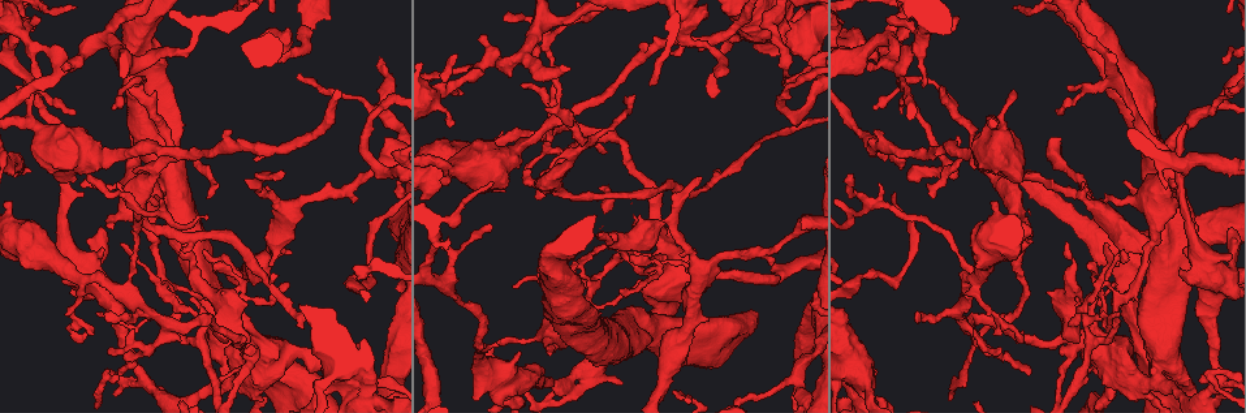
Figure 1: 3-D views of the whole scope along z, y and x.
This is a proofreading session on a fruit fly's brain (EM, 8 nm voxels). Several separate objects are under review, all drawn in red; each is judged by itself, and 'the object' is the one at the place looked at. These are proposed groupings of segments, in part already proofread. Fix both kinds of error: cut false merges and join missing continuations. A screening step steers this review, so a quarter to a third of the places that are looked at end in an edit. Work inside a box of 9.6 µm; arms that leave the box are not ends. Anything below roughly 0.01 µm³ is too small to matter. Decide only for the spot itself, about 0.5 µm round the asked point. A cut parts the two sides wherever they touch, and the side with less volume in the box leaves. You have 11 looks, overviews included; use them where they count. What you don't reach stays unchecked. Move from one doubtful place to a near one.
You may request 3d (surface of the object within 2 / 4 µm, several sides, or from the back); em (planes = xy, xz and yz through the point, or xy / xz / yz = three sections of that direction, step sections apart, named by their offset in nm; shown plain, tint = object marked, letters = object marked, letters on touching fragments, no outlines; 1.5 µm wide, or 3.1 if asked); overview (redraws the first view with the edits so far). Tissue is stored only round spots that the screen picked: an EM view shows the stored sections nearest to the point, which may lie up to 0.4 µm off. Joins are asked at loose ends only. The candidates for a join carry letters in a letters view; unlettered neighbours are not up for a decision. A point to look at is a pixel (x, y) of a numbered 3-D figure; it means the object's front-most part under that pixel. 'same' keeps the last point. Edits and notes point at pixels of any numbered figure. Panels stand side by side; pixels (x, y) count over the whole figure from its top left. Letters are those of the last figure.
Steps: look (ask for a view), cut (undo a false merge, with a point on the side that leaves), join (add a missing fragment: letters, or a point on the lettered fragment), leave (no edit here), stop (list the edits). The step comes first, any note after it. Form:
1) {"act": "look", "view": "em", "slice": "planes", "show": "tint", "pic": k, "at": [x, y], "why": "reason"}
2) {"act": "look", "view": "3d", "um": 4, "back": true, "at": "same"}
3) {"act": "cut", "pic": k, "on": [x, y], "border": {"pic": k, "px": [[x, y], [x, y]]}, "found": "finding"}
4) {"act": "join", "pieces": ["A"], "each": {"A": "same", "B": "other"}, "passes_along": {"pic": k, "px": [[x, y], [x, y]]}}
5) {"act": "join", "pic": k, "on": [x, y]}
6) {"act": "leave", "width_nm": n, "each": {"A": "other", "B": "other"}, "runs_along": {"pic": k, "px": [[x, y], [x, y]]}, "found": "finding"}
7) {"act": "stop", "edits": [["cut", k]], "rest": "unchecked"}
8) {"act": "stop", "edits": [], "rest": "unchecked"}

{"act": "look", "view": "em", "slice": "yz", "step": 8, "show": "tint", "pic": 1, "at": [658, 264], "why": "closes a loop"}

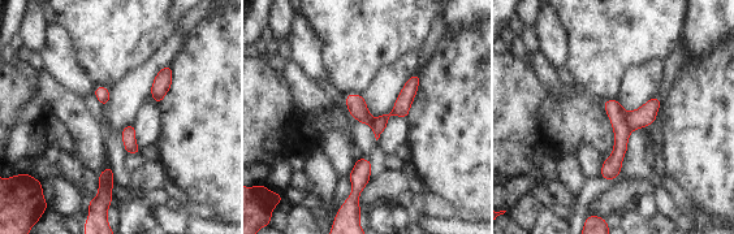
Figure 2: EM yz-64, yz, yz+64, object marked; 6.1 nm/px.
{"act": "look", "view": "em", "slice": "planes", "show": "tint", "at": "same"}

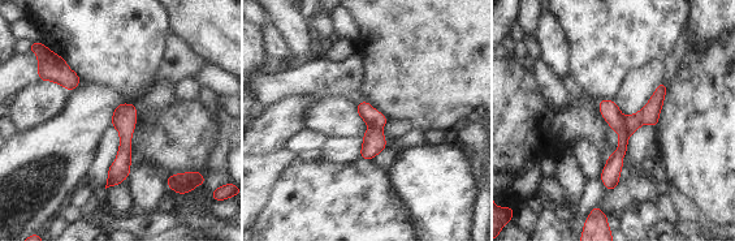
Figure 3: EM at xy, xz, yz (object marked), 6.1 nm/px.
{"act": "look", "view": "em", "slice": "planes", "show": "letters", "at": "same"}

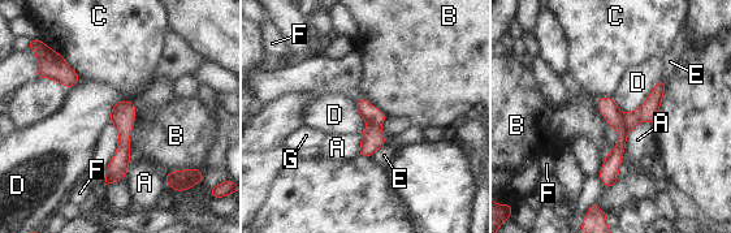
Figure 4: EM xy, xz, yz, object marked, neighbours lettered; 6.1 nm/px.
{"act": "cut", "pic": 4, "on": [648, 111], "longest_contact_nm": ["D", 340], "each": {"A": "other", "B": "other", "C": "other", "D": "other", "E": "other", "F": "other", "G": "other"}, "part_leaving": {"pic": 4, "px": [[661, 83], [654, 100], [630, 126]]}, "found": "two cells meet here"}

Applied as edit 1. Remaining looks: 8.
{"act": "look", "view": "em", "um": 3.1, "slice": "planes", "show": "letters", "pic": 1, "at": [184, 251], "why": "branch stops here"}

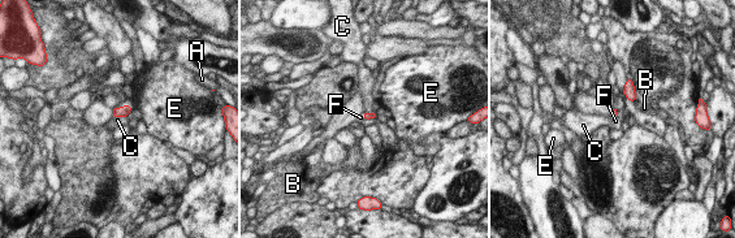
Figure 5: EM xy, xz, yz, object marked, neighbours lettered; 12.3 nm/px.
{"act": "join", "pieces": ["F"], "longest_contact_nm": ["C", 130], "each": {"A": "other", "B": "other", "C": "other", "E": "other", "F": "same"}, "passes_along": {"pic": 5, "px": [[367, 116], [363, 115], [360, 117]]}, "found": "the cell continues"}

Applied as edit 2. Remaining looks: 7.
{"act": "look", "view": "overview", "why": "redraw"}

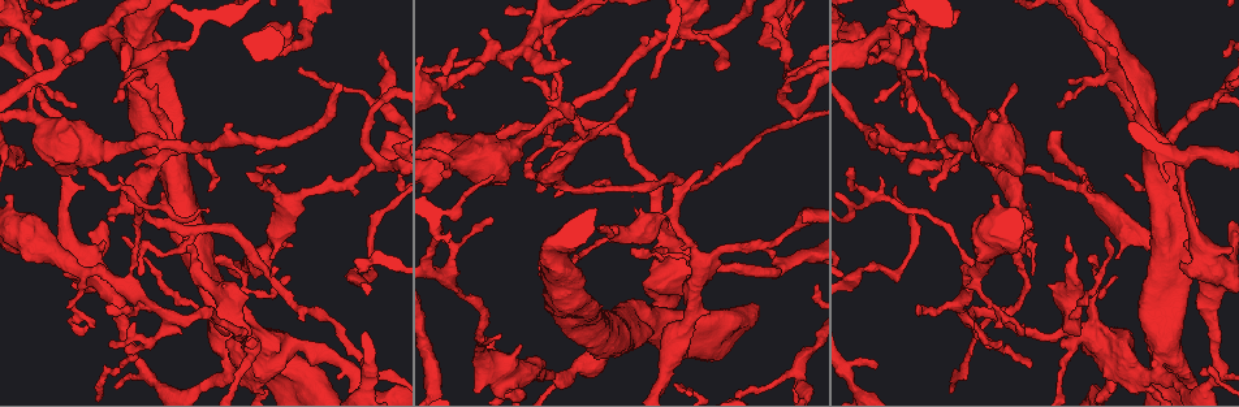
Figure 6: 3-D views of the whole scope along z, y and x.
{"act": "look", "view": "em", "slice": "planes", "show": "tint", "pic": 6, "at": [253, 377], "why": "small branch off a trunk"}

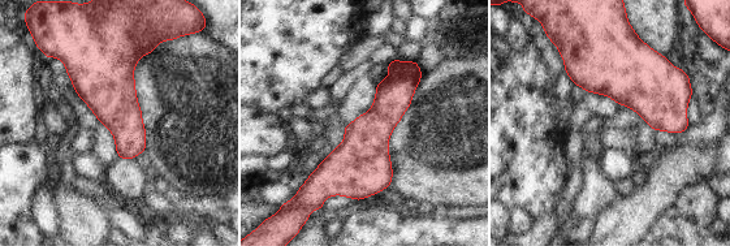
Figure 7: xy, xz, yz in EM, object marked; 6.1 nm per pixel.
{"act": "look", "view": "em", "slice": "planes", "show": "letters", "at": "same", "why": "see the neighbours"}

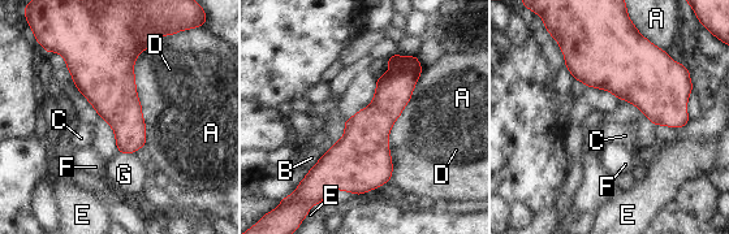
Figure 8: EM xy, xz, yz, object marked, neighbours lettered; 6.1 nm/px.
{"act": "leave", "each": {"A": "other", "B": "other", "C": "other", "D": "other", "E": "other", "F": "other", "G": "other"}, "border": {"pic": 8, "px": [[178, 31], [134, 61], [143, 146]]}, "found": "one cell here"}

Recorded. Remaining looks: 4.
{"act": "look", "view": "3d", "um": 4, "back": true, "pic": 6, "at": [584, 124], "why": "arms part here"}

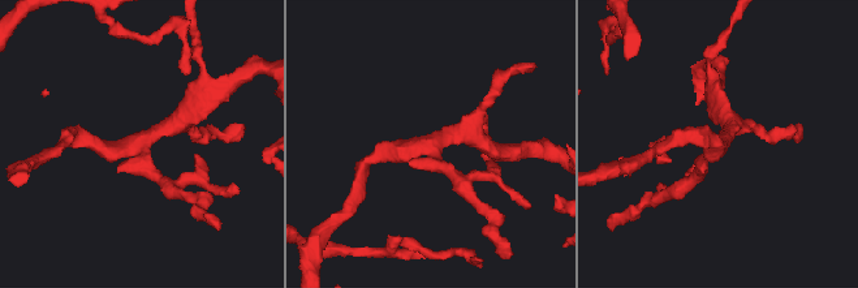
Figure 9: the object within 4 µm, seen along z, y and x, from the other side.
{"act": "look", "view": "em", "slice": "xy", "step": 8, "show": "tint", "pic": 9, "at": [138, 143], "arms": 3, "arm_widths_nm": [220, 220, 260], "why": "now the EM"}

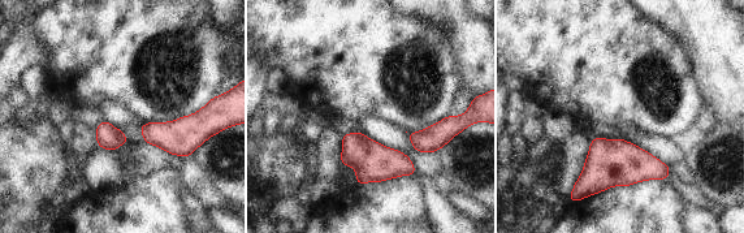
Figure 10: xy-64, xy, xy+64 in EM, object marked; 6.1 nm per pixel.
{"act": "look", "view": "em", "slice": "planes", "show": "letters", "at": "same", "why": "another direction"}

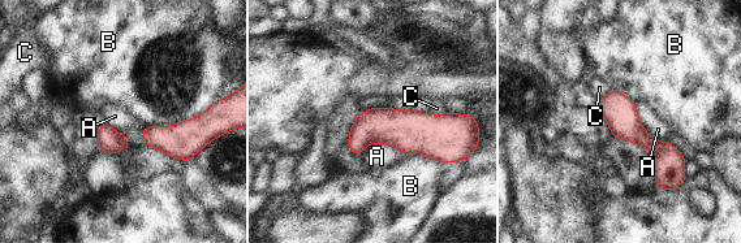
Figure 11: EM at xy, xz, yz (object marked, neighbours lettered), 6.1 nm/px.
{"act": "leave", "each": {"A": "other", "B": "other", "C": "other"}, "found": "one cell here"}

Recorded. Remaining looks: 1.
{"act": "stop", "edits": [["cut", 4], ["join", 5]], "rest": "unchecked"}

